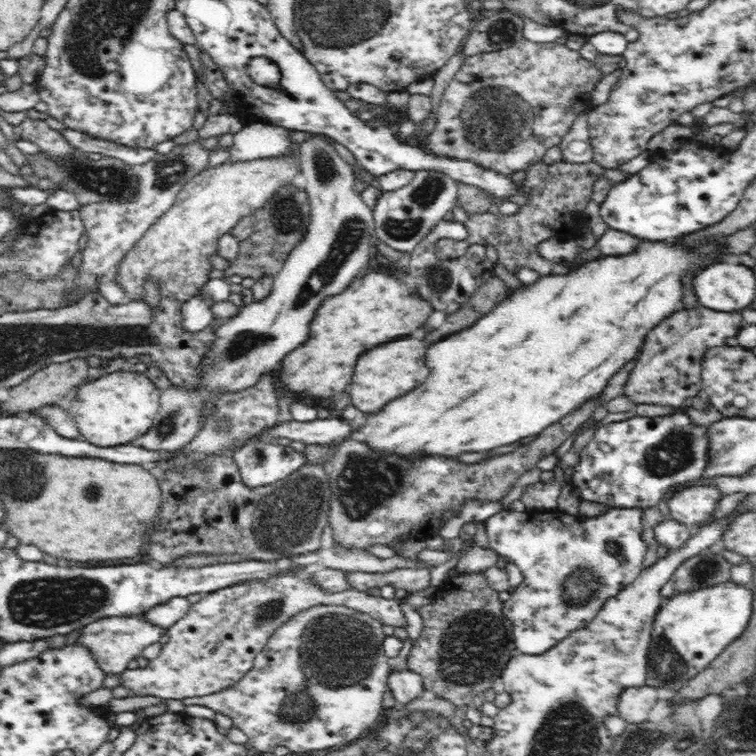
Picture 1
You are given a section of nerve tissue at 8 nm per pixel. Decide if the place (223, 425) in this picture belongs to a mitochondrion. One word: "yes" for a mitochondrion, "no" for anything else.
yes

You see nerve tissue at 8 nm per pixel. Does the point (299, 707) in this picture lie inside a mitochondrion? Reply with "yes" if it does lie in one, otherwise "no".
yes

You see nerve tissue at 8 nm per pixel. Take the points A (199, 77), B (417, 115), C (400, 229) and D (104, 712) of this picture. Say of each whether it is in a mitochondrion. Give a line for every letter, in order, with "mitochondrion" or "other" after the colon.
A: other
B: other
C: mitochondrion
D: other

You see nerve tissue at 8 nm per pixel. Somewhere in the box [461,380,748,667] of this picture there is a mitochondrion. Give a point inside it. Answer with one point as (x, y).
(580, 582)

